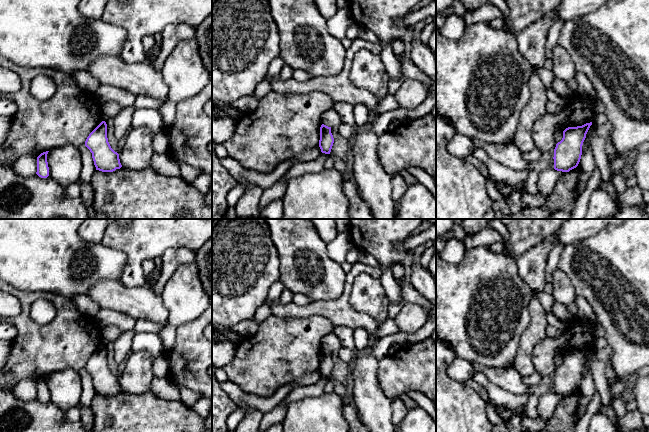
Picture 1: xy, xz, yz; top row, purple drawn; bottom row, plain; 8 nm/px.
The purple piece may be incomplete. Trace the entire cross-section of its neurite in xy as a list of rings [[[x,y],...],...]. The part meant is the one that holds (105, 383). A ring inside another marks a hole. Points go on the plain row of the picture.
[[[102,345],[87,361],[85,370],[92,377],[96,394],[113,396],[122,391],[119,378],[115,376],[107,362],[107,348]]]

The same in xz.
[[[322,348],[320,351],[320,364],[319,364],[319,371],[321,373],[321,376],[325,378],[330,378],[333,367],[334,362],[331,357],[331,351]]]

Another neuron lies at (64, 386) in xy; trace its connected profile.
[[[74,369],[58,370],[47,378],[49,400],[64,413],[80,405],[81,377]]]

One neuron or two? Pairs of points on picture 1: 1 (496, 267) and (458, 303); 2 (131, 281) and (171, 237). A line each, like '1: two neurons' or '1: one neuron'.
1: one neuron
2: one neuron

